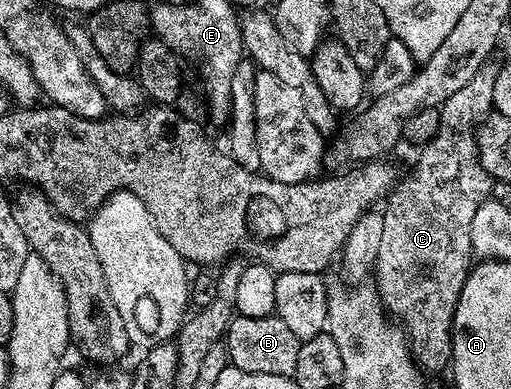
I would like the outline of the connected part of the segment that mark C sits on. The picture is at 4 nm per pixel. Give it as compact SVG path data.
M484 66L477 70L467 86L449 96L439 108L437 134L418 149L415 180L400 179L386 197L381 230L381 250L373 269L373 281L379 287L382 307L405 329L411 345L411 355L424 373L439 372L448 367L451 358L451 323L461 298L467 276L473 267L473 218L481 202L492 199L491 175L481 166L475 141L475 130L492 115L495 68Z

